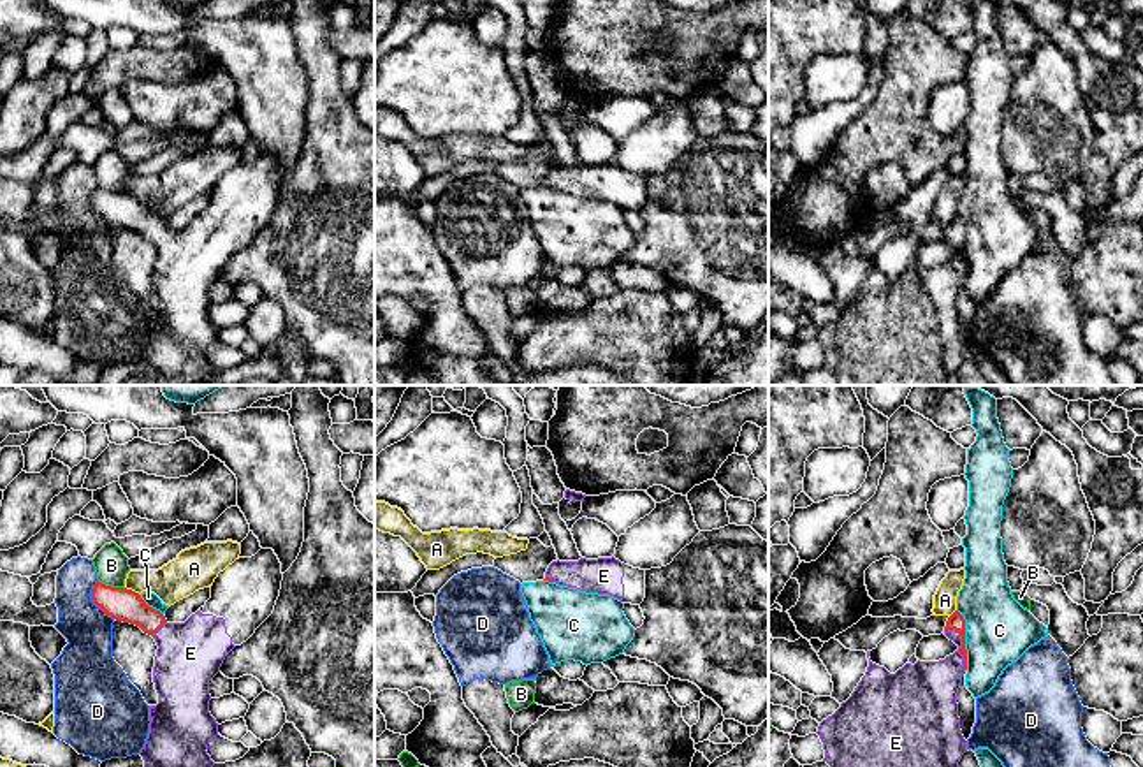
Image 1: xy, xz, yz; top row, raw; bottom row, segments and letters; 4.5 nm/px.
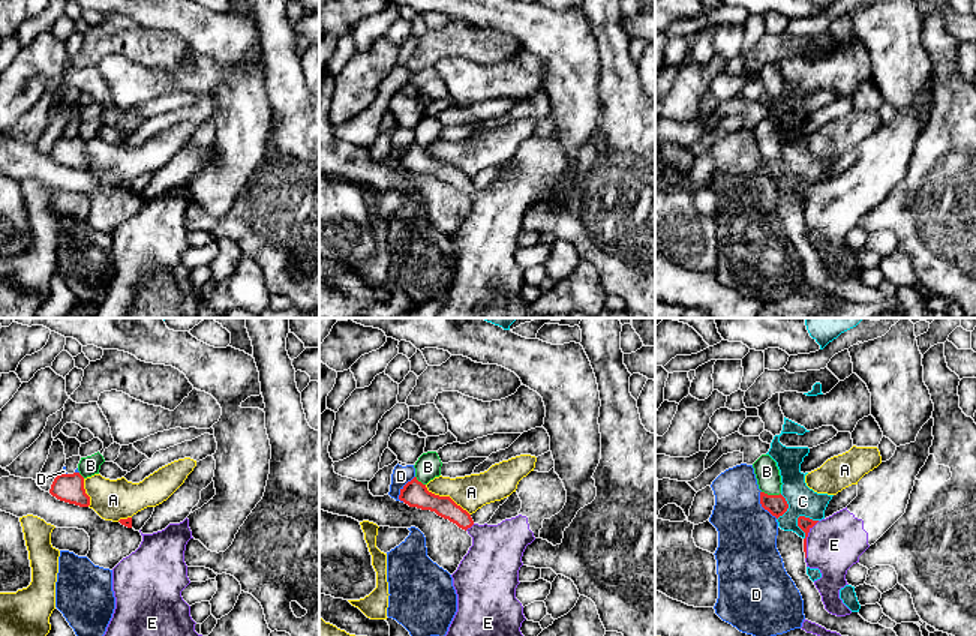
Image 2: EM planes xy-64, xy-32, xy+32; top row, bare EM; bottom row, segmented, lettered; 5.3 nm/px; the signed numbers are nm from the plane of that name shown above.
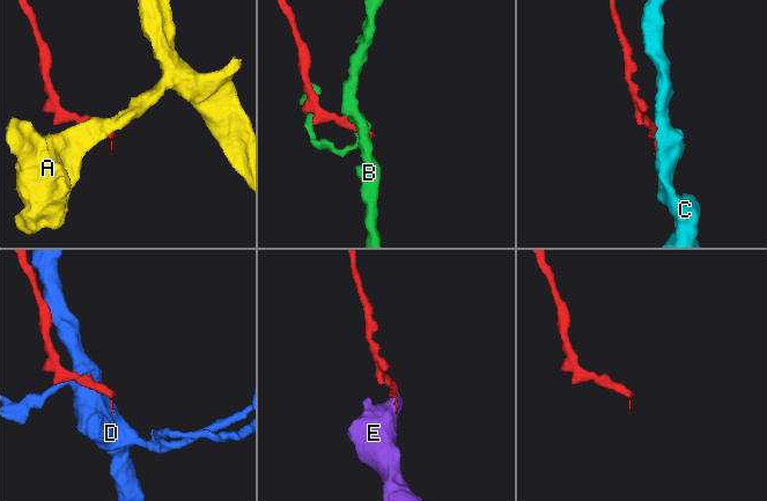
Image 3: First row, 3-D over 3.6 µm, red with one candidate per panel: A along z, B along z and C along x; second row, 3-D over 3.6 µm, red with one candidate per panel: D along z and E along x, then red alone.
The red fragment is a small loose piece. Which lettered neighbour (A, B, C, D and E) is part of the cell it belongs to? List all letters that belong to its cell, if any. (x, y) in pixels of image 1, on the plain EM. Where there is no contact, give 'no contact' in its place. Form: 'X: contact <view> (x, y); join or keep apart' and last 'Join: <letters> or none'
A: contact xy (131, 196); keep apart
B: contact xy (111, 192); keep apart
C: contact yz (964, 245); keep apart
D: contact xy (92, 206); keep apart
E: contact yz (962, 250); join
Join: E

